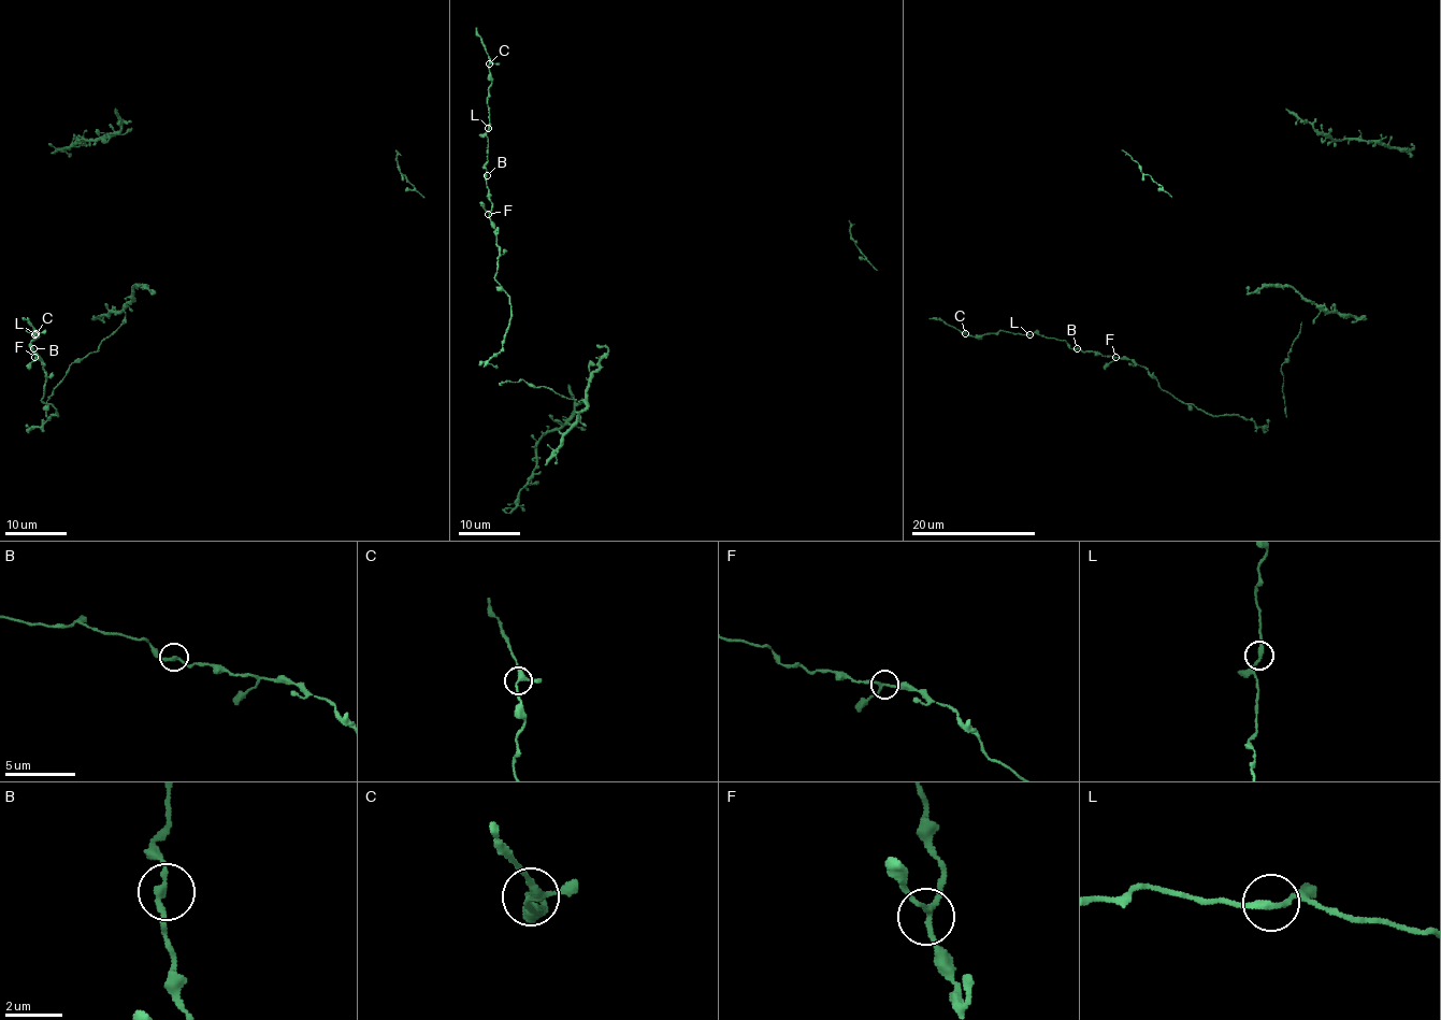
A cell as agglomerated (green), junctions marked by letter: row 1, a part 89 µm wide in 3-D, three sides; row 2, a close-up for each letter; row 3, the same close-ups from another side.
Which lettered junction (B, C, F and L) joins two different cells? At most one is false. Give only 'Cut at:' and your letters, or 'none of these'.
Cut at: C

